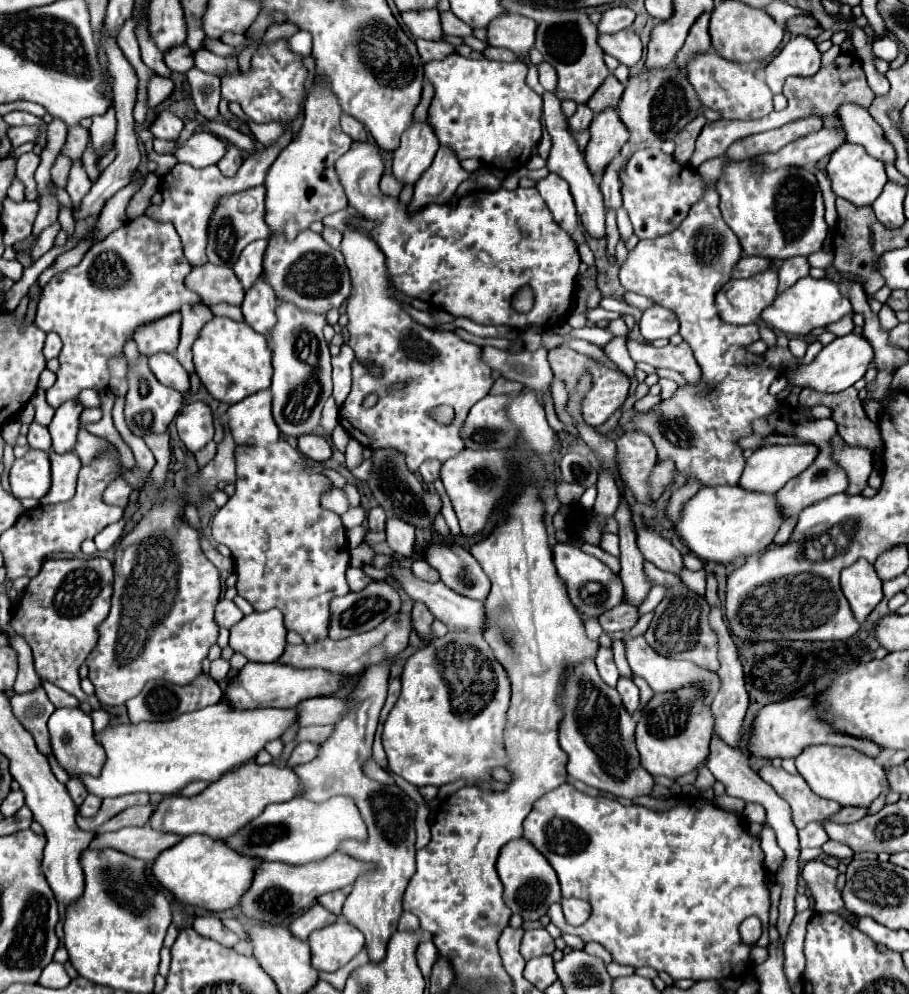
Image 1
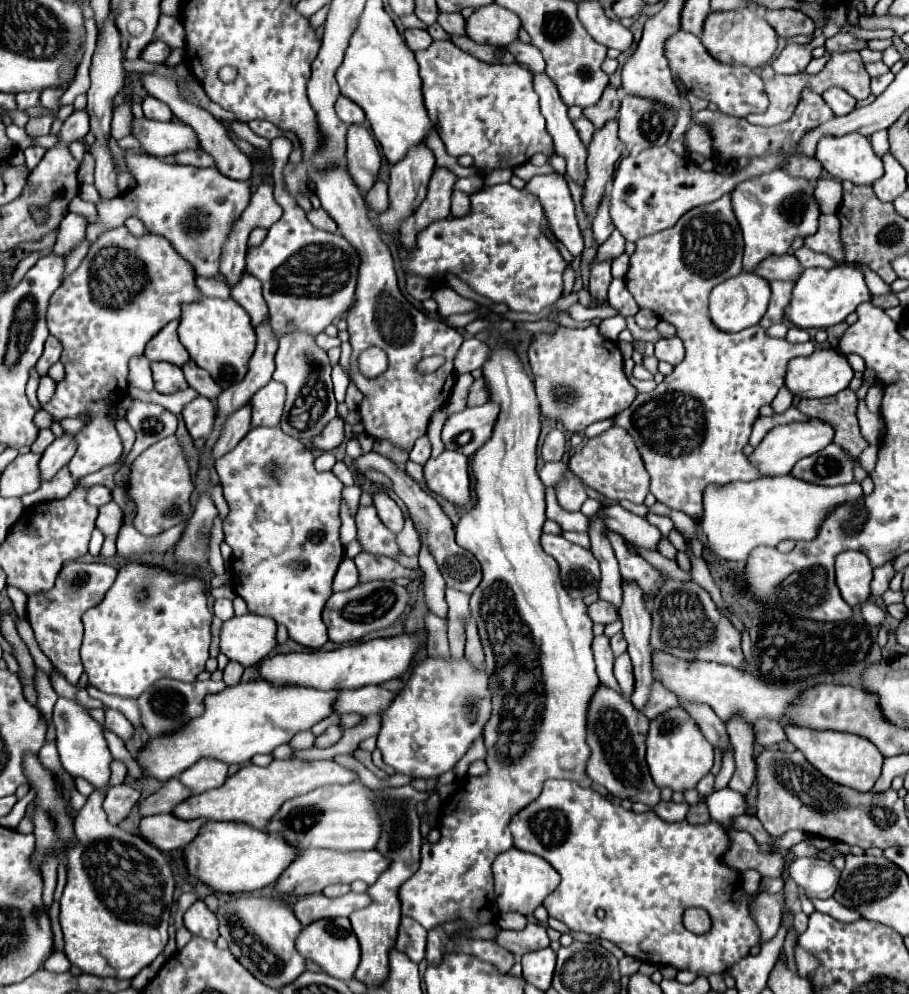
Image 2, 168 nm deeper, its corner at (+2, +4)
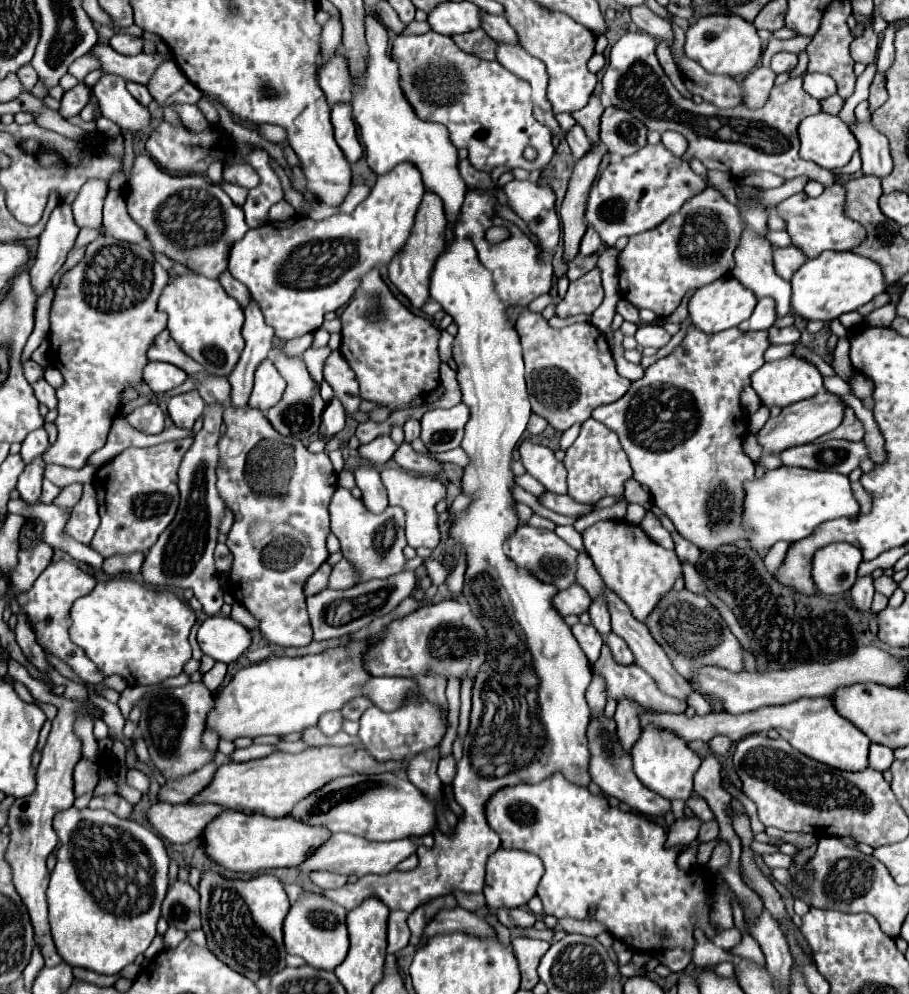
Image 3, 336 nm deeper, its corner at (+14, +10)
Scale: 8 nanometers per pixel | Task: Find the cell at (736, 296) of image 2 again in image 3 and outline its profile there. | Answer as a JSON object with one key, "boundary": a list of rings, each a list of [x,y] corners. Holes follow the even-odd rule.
{"boundary":[[[722,276],[706,286],[700,286],[692,294],[692,298],[688,302],[688,312],[690,312],[690,320],[694,322],[696,328],[712,334],[712,332],[720,332],[720,330],[728,330],[728,328],[738,326],[740,322],[744,322],[752,314],[754,306],[756,306],[754,292],[750,292],[744,284],[740,284],[732,276]]]}

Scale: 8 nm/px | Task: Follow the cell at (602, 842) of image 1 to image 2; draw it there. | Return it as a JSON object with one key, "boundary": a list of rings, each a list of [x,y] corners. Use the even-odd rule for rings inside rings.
{"boundary":[[[546,780],[542,794],[530,802],[530,806],[514,814],[510,832],[518,850],[544,858],[562,878],[558,888],[544,900],[548,914],[568,924],[574,932],[582,930],[614,942],[632,958],[708,976],[730,968],[760,940],[758,926],[748,910],[754,896],[732,902],[732,892],[738,888],[740,880],[738,872],[722,862],[722,854],[728,850],[730,840],[718,822],[702,826],[690,826],[686,820],[668,824],[652,810],[646,814],[624,810],[592,788],[582,788],[572,780]],[[692,906],[708,910],[712,918],[712,930],[708,934],[696,936],[684,928],[684,910]],[[600,908],[606,912],[602,920],[596,914]]]}

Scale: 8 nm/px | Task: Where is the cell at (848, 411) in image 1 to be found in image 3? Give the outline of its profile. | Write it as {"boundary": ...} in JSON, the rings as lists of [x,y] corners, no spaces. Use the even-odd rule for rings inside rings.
{"boundary":[[[846,408],[842,424],[836,430],[832,430],[826,438],[844,438],[844,440],[850,440],[850,442],[858,442],[858,440],[862,440],[862,436],[864,436],[862,422],[854,416],[852,408]]]}

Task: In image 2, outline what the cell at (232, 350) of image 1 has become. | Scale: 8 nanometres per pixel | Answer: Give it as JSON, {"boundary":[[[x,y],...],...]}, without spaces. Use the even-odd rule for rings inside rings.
{"boundary":[[[200,298],[200,302],[182,304],[178,336],[196,366],[208,370],[222,388],[232,386],[246,376],[250,356],[256,348],[256,334],[250,316],[238,302],[234,302],[234,298]]]}

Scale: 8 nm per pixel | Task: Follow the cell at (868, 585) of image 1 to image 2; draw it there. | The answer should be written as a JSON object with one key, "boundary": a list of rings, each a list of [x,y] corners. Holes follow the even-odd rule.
{"boundary":[[[840,552],[836,556],[836,586],[846,604],[858,606],[870,598],[872,566],[862,552]]]}

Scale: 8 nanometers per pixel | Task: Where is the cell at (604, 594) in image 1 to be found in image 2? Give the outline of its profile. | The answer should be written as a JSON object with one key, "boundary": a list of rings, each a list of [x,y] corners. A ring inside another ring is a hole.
{"boundary":[[[542,534],[540,544],[544,552],[558,562],[562,586],[572,598],[584,598],[592,592],[598,592],[600,568],[590,550],[554,534]]]}

